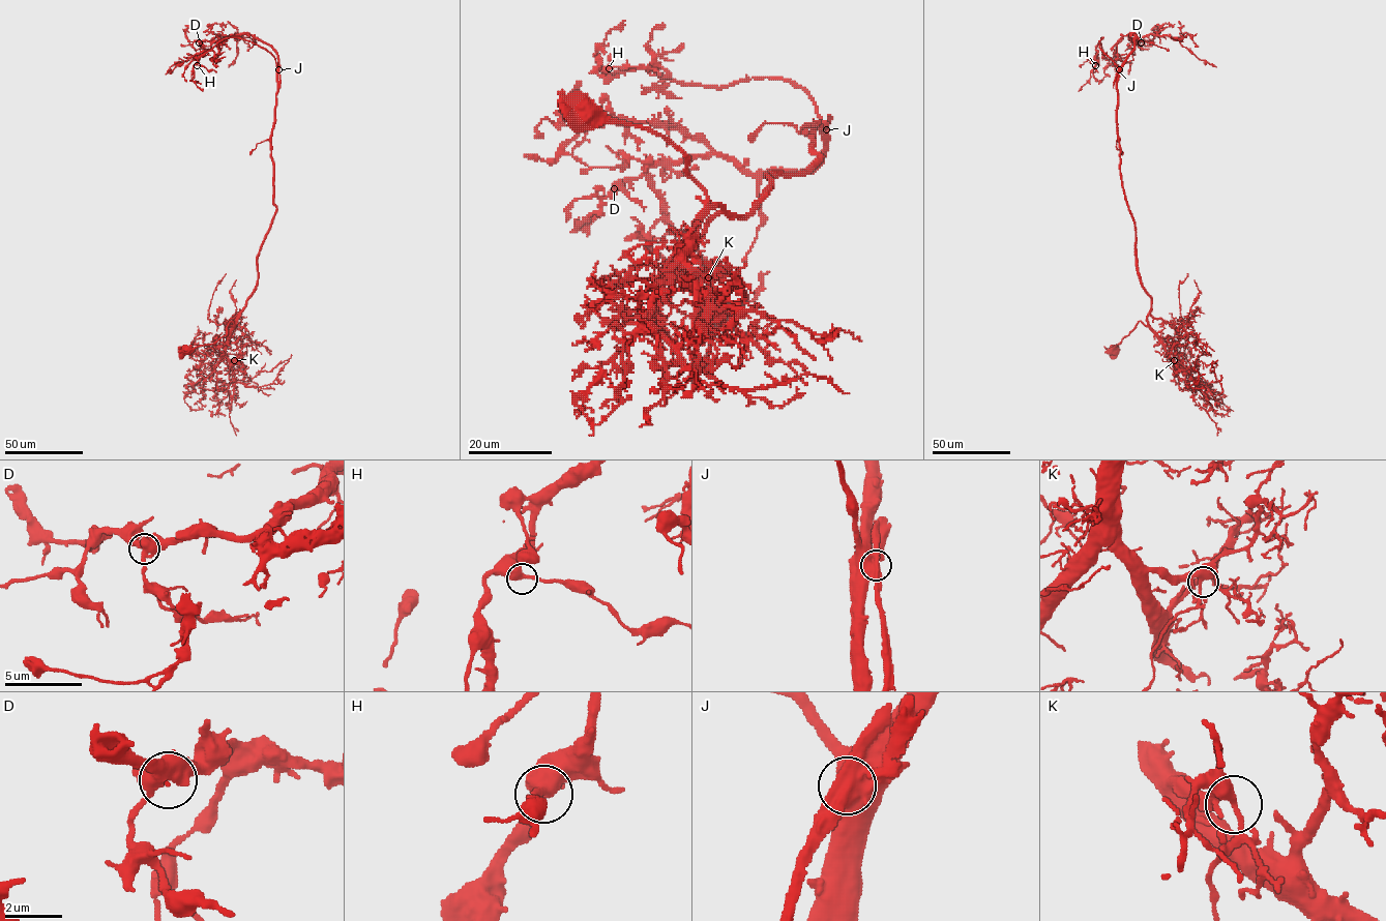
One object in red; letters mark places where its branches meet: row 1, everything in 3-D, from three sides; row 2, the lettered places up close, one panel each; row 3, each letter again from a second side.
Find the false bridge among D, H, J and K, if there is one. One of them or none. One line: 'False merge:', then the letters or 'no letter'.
False merge: J

